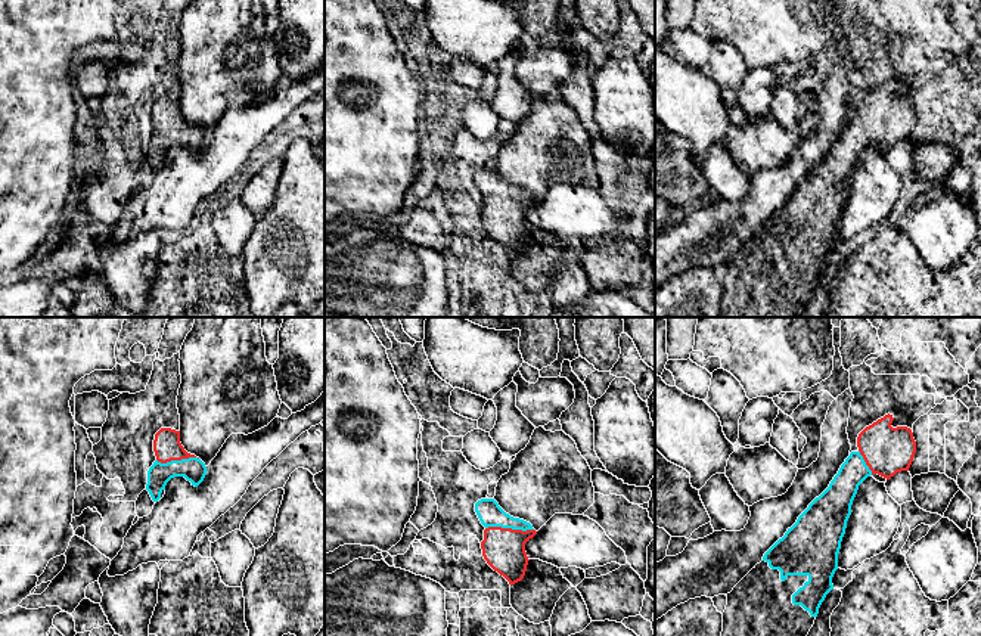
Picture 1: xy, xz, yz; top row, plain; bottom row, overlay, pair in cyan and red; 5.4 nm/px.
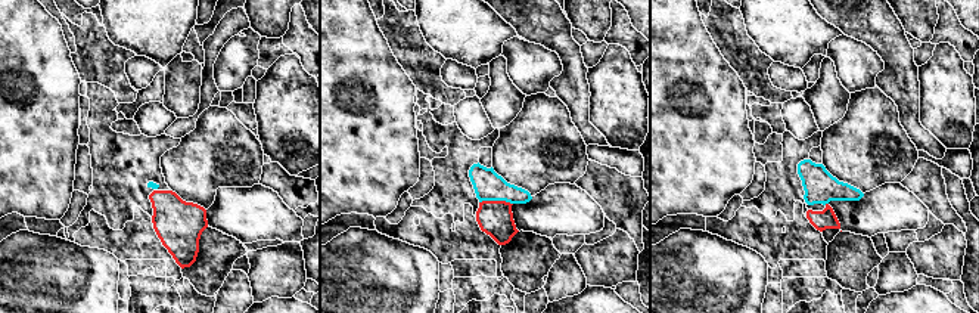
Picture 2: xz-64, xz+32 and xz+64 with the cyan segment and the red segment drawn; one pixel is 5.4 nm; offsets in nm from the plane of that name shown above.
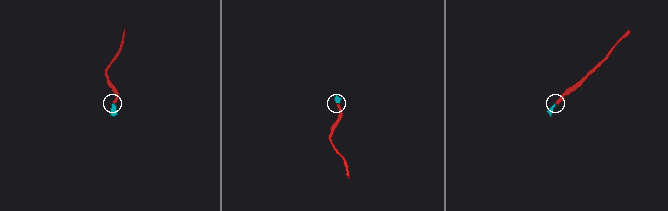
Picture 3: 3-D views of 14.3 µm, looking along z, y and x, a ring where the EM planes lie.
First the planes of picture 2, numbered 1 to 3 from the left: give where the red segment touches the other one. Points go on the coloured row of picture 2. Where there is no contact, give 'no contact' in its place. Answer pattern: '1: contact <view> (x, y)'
1: no contact
2: contact xz+32 (496, 200)
3: contact xz+64 (826, 203)

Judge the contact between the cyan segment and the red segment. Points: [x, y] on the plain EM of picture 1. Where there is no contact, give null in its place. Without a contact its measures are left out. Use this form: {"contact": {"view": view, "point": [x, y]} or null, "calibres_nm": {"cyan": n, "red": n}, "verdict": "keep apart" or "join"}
{"contact": {"view": "xz", "point": [509, 196]}, "calibres_nm": {"cyan": 140, "red": 240}, "verdict": "join"}

